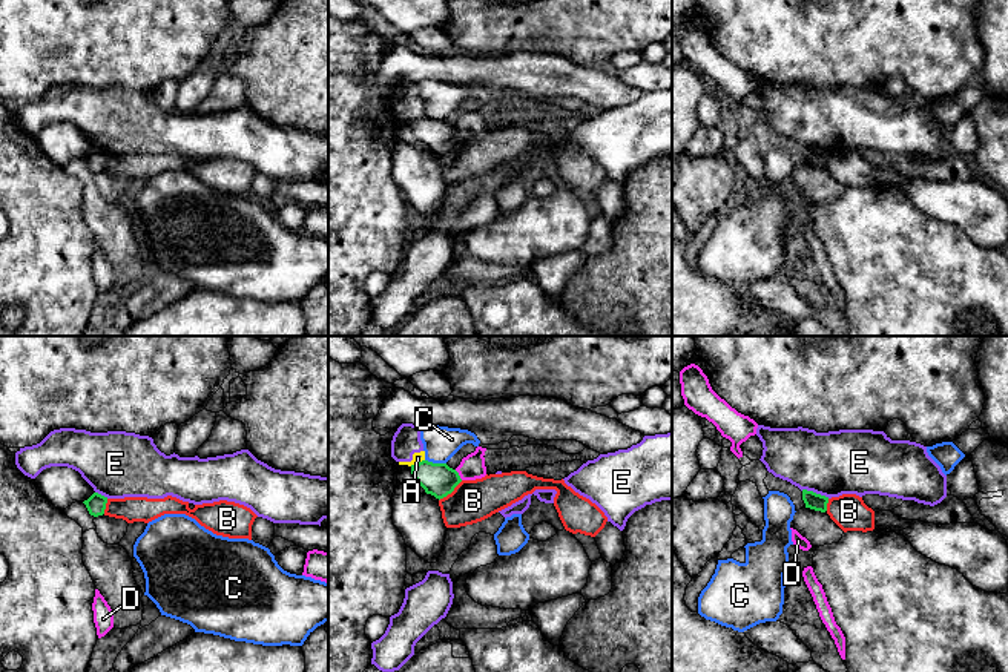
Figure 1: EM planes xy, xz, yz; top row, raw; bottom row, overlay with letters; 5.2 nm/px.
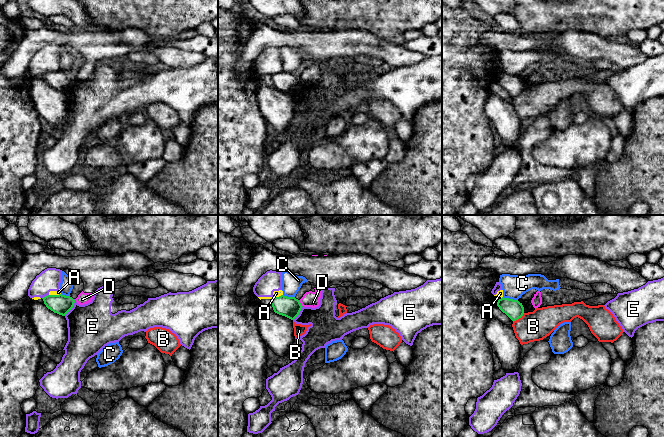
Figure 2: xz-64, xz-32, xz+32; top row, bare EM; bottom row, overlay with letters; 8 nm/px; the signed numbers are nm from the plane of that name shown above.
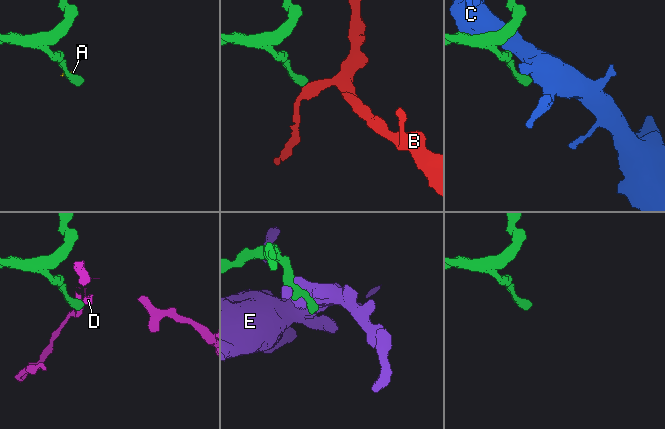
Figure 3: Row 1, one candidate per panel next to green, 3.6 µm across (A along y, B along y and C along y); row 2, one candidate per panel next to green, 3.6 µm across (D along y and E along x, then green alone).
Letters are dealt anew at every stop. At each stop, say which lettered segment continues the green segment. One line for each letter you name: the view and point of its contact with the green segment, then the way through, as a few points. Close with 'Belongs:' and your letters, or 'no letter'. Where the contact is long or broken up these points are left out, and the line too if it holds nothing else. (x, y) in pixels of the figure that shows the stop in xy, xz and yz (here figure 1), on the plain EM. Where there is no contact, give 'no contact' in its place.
Belongs: no letter

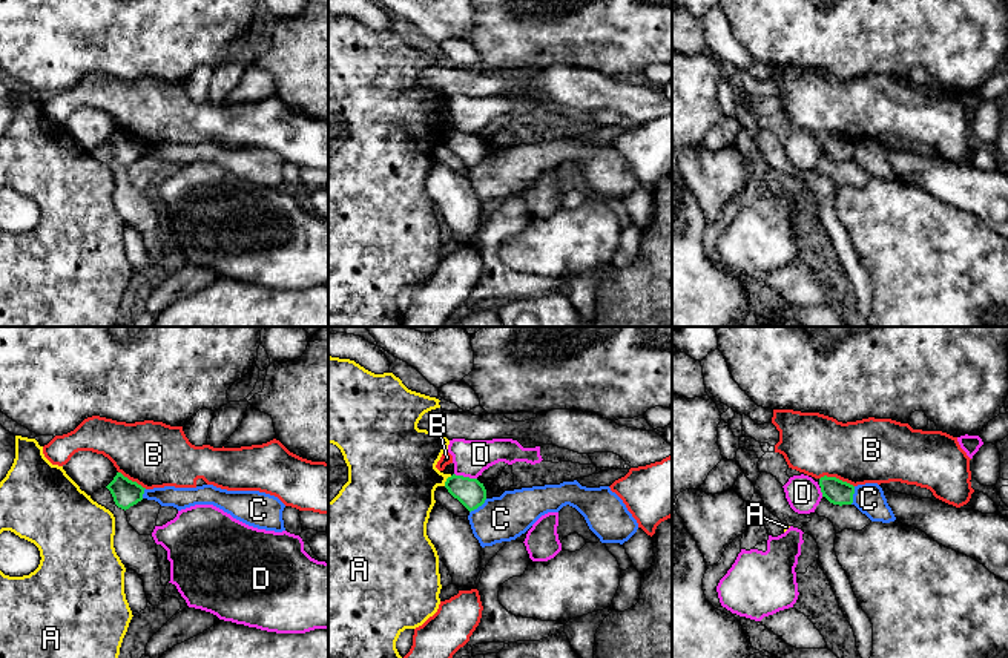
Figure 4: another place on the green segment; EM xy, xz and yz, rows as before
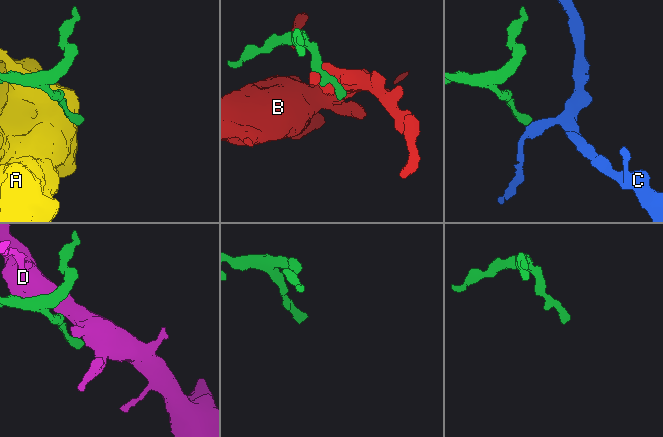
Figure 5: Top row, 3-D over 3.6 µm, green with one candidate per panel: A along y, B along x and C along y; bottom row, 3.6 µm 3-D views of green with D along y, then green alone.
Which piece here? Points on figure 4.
Belongs: no letter

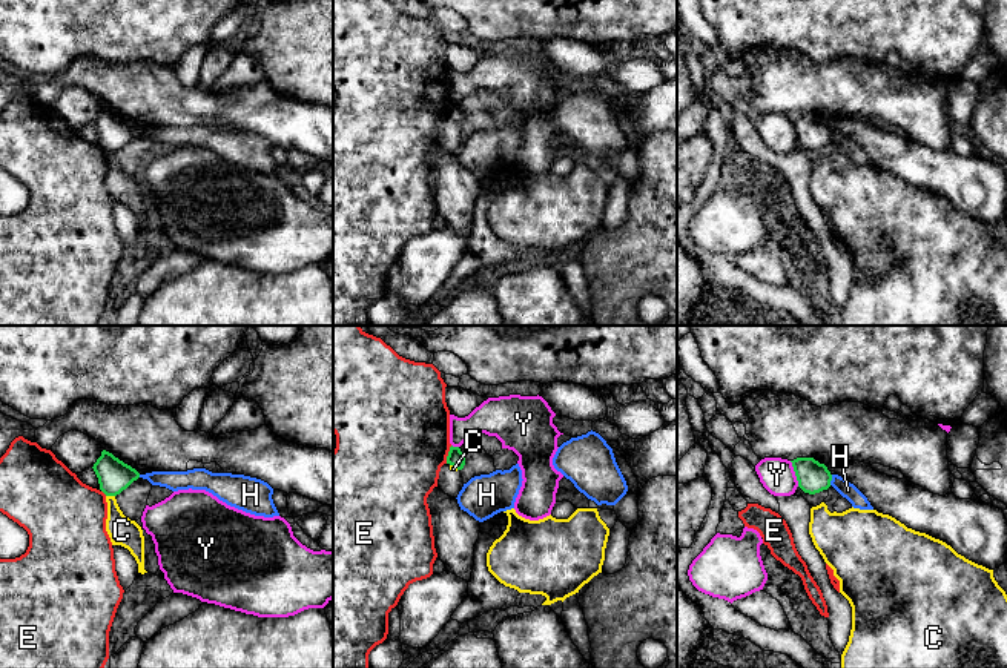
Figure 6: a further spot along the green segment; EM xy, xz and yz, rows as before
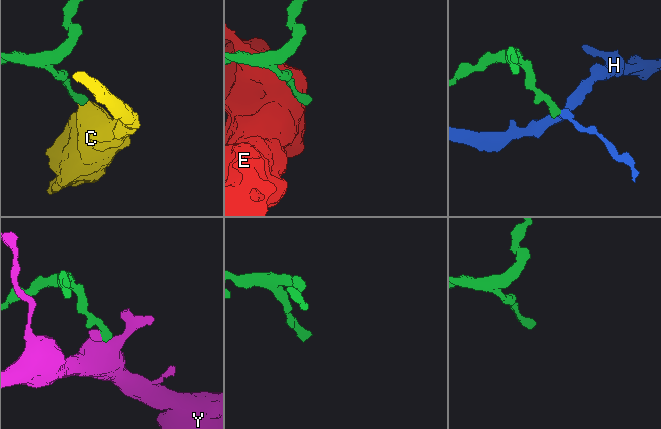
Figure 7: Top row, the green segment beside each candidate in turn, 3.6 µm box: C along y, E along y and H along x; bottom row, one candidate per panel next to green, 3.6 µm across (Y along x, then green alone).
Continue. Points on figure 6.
C: xy (111, 151) | across xy (114, 132), (111, 151), (115, 177), (122, 186)
Belongs: C

